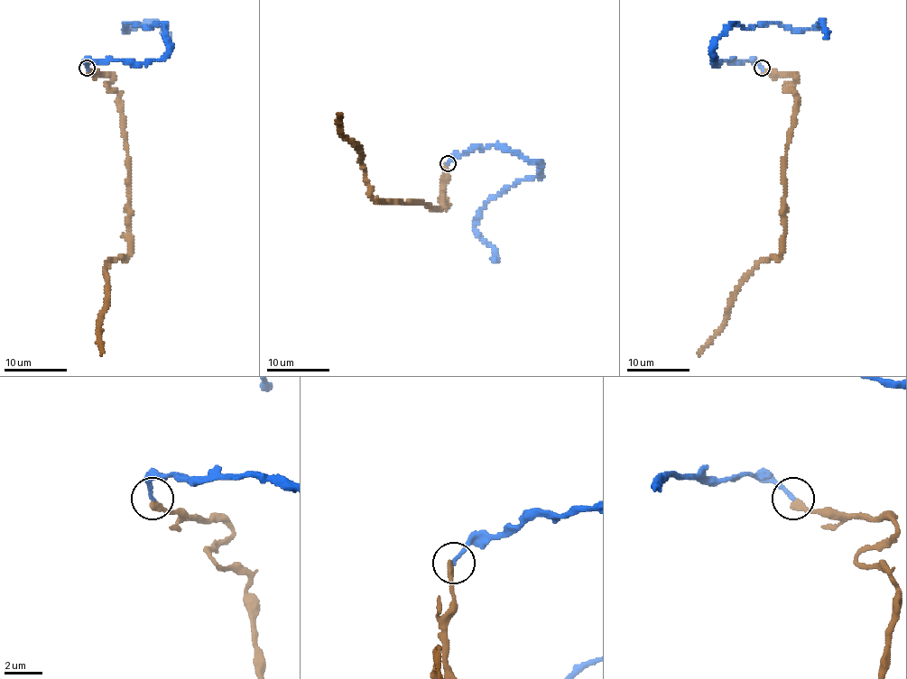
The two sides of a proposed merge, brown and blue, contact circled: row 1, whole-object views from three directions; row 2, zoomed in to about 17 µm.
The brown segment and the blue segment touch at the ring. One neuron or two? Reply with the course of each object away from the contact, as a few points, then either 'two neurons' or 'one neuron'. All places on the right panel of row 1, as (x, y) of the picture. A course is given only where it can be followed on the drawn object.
course brown (762, 69), (797, 78), (784, 87), (797, 111), (783, 246), (740, 284), (698, 355); course blue (762, 68), (746, 59), (713, 64), (712, 41), (734, 22), (814, 28), (823, 22), (825, 39); one neuron

